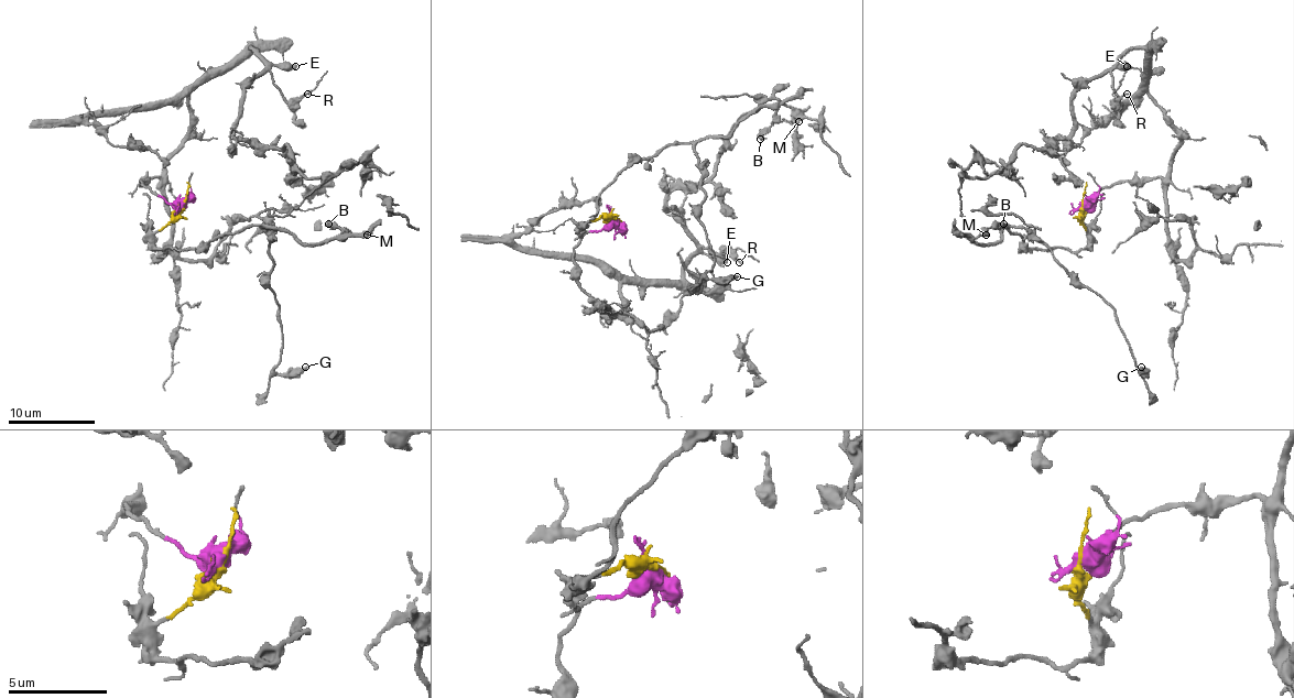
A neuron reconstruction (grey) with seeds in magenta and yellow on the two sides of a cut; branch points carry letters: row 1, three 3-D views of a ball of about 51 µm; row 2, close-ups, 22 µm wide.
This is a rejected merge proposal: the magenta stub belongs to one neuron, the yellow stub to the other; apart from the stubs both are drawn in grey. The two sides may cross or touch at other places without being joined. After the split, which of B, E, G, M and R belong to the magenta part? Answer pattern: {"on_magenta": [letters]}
{"on_magenta": ["E", "R"]}

